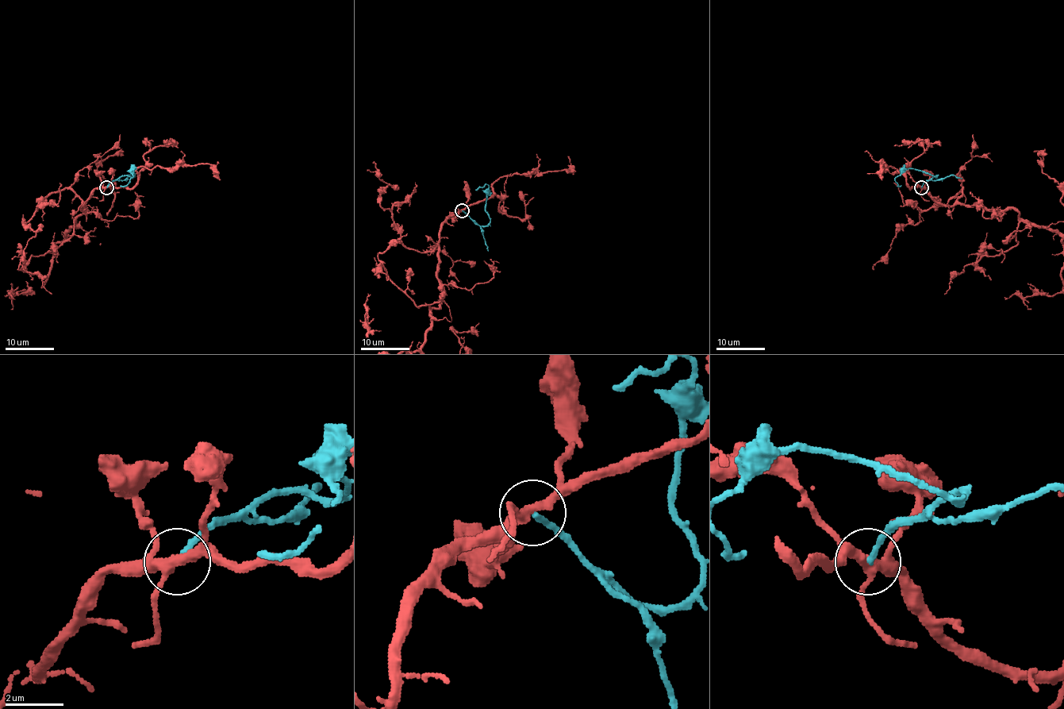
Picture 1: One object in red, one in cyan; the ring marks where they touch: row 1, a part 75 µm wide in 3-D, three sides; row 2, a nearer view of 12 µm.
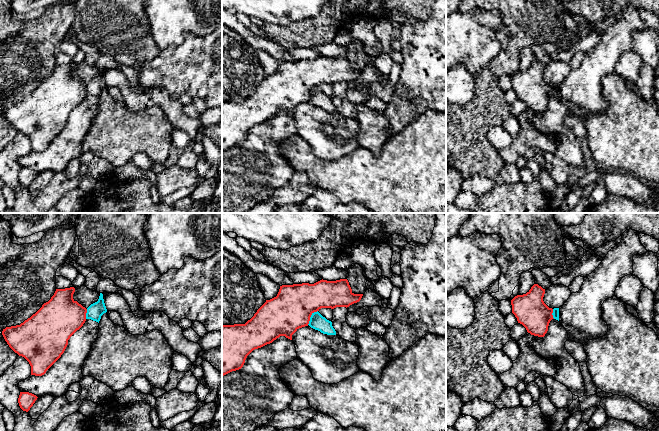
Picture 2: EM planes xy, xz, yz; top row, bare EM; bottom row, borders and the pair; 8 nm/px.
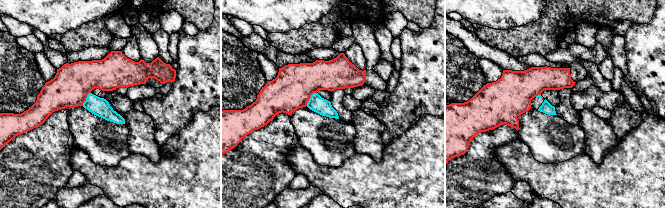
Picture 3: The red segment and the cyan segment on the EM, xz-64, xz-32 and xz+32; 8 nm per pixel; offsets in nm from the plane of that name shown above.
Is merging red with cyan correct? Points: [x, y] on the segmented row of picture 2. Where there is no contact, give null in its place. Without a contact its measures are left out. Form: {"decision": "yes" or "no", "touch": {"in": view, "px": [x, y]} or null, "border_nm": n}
{"decision": "no", "touch": {"in": "xz", "px": [310, 316]}, "border_nm": 150}

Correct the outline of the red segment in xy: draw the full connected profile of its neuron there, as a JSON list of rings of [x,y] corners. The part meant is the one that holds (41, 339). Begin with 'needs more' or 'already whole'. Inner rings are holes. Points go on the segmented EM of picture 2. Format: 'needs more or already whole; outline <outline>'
already whole; outline [[[74,287],[65,289],[56,289],[51,299],[44,303],[42,307],[25,320],[20,325],[6,327],[2,331],[2,335],[9,347],[19,356],[24,357],[31,366],[31,375],[42,376],[46,371],[61,357],[64,353],[68,340],[79,330],[86,321],[87,309],[73,299],[75,292]]]

